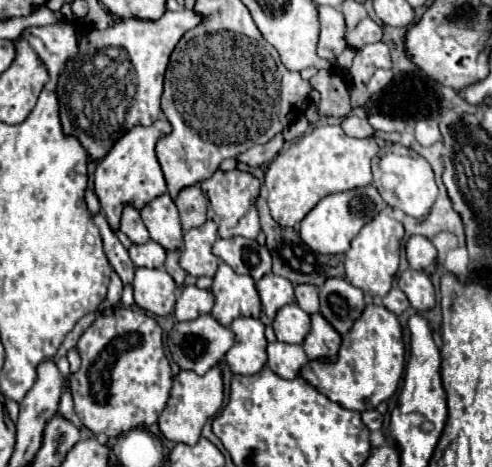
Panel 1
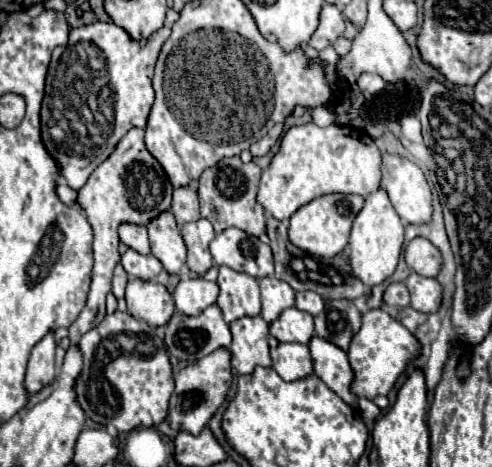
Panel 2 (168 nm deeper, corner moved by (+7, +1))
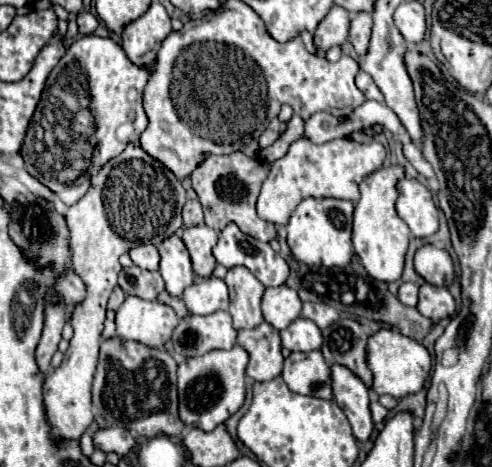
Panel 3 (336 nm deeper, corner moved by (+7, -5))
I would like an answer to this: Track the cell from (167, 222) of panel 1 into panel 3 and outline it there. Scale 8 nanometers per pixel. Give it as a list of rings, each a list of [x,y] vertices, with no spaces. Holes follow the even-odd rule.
[[[172,234],[158,246],[160,252],[160,274],[166,282],[166,292],[174,298],[182,298],[182,292],[194,284],[194,270],[190,264],[188,250],[180,234]]]

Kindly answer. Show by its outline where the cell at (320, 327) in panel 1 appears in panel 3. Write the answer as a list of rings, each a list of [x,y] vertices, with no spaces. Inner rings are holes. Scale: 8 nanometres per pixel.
[[[334,364],[332,366],[332,390],[334,400],[344,410],[350,420],[352,432],[358,442],[366,442],[374,430],[370,414],[370,398],[366,384],[348,368]]]

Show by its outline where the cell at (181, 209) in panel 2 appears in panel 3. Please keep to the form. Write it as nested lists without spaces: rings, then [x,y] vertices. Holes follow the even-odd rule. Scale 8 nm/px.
[[[188,200],[184,204],[184,210],[182,210],[182,218],[184,218],[184,226],[198,226],[204,222],[204,216],[202,216],[202,206],[198,200]]]

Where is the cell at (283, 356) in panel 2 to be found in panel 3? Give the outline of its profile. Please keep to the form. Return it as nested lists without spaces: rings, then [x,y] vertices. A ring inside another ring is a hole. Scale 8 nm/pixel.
[[[320,350],[302,354],[292,352],[284,362],[282,378],[296,394],[332,400],[332,376],[330,366],[322,358]]]

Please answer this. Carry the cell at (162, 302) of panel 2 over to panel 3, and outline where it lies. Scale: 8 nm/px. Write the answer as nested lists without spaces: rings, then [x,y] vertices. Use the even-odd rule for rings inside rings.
[[[128,296],[116,312],[116,338],[134,340],[150,348],[162,348],[176,326],[178,316],[174,310],[156,300]]]

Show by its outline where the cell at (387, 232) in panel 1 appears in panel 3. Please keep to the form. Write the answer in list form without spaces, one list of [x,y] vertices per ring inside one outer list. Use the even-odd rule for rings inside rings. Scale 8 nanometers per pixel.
[[[400,164],[380,168],[372,174],[368,174],[360,182],[360,200],[354,208],[354,232],[352,232],[352,244],[356,254],[360,256],[364,268],[374,280],[394,282],[400,280],[404,272],[404,256],[408,250],[410,230],[406,222],[396,214],[396,198],[398,190],[396,184],[404,178],[404,168]]]

